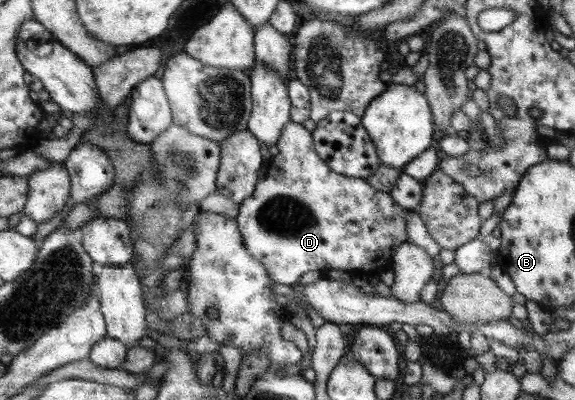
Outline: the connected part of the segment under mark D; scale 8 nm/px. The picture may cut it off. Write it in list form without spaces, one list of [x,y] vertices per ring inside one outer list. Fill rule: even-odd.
[[[290,120],[284,125],[284,129],[280,133],[280,139],[277,140],[275,147],[277,147],[278,154],[273,157],[268,164],[270,171],[256,184],[256,189],[252,195],[238,205],[239,213],[237,213],[237,216],[234,218],[237,227],[240,229],[240,233],[244,235],[244,243],[248,249],[248,253],[265,267],[268,271],[268,277],[272,279],[273,283],[293,286],[297,283],[299,277],[301,277],[303,273],[307,273],[307,271],[326,271],[329,269],[337,269],[348,273],[357,271],[358,273],[368,275],[377,273],[384,274],[391,264],[393,251],[395,251],[397,246],[407,241],[404,218],[406,213],[409,212],[408,209],[401,209],[401,205],[397,205],[397,203],[393,201],[391,194],[373,189],[371,185],[365,183],[365,180],[345,177],[329,169],[327,163],[316,153],[312,132],[307,131],[301,124],[295,121]],[[347,223],[359,226],[359,231],[357,231],[357,233],[350,233],[347,227],[345,227]]]

